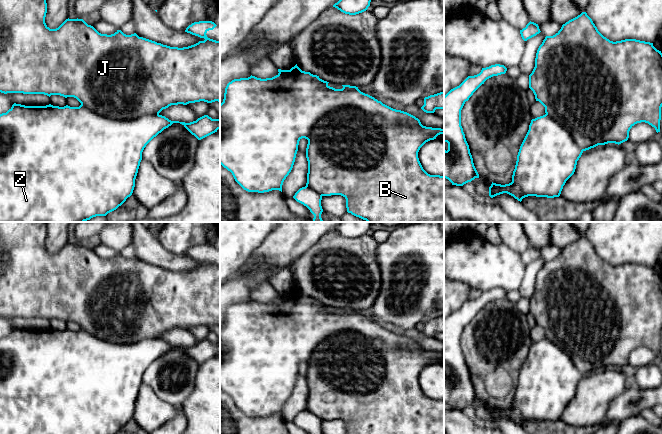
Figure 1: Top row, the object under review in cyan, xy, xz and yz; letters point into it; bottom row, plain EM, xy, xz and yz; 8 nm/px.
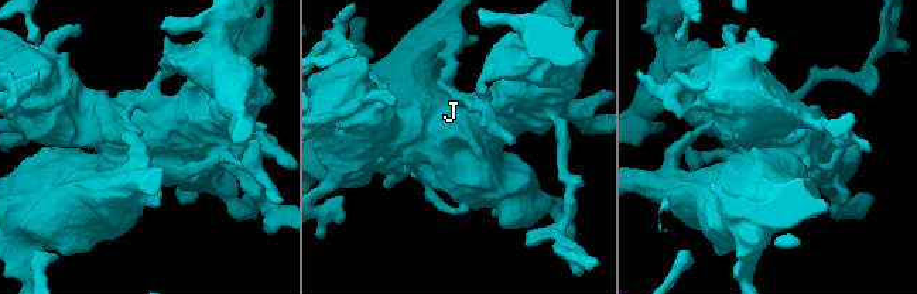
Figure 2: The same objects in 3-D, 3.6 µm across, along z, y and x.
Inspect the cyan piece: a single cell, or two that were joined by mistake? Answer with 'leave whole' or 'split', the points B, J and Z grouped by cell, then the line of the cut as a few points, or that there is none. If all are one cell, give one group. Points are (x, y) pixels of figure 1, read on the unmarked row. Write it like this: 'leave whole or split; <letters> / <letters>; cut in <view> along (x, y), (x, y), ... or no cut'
split; B J / Z; cut in xz along (421, 349), (338, 332), (307, 363)

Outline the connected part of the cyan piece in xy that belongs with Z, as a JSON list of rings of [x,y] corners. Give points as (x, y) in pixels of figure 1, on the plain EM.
[[[14,327],[6,336],[0,338],[0,434],[116,434],[133,417],[142,376],[146,369],[164,353],[173,347],[182,348],[192,359],[201,364],[220,353],[220,343],[212,343],[208,339],[196,345],[185,347],[171,345],[162,339],[145,339],[131,344],[118,344],[102,340],[80,329],[79,331],[25,330]]]

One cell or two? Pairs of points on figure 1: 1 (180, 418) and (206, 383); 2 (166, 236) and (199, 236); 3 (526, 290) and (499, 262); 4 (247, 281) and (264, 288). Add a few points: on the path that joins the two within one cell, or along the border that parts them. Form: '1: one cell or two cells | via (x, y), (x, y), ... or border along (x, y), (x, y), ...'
1: two cells | border along (181, 408), (187, 423)
2: one cell | via (174, 236), (191, 236)
3: two cells | border along (525, 265), (525, 273), (521, 285), (517, 289)
4: two cells | border along (268, 282), (259, 284), (252, 291), (250, 298)

